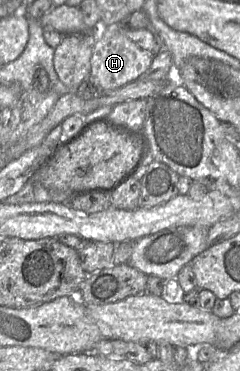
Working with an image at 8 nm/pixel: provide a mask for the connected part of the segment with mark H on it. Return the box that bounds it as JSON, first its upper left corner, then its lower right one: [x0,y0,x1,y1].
[89,21,155,89]

